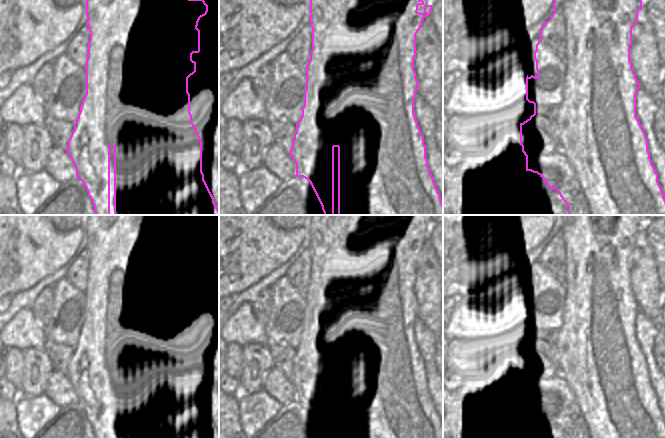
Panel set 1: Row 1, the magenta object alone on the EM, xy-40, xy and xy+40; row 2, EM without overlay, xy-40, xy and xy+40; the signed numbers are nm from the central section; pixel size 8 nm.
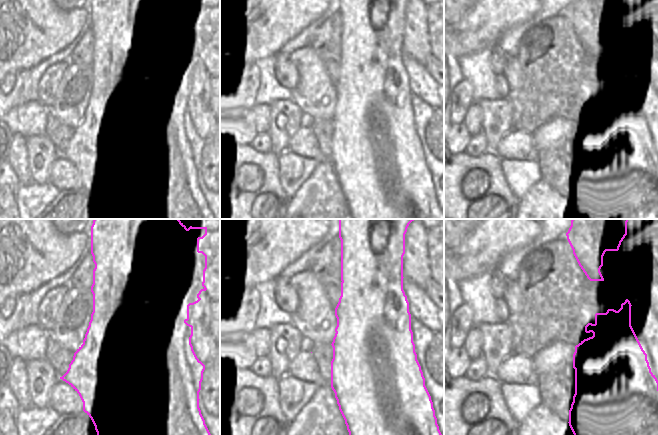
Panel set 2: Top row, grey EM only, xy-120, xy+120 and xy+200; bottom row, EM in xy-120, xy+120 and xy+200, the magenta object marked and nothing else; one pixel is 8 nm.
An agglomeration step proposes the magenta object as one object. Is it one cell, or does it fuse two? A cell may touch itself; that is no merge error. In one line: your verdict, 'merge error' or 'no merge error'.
no merge error

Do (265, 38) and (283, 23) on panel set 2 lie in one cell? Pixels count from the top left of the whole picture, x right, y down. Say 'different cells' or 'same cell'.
same cell

